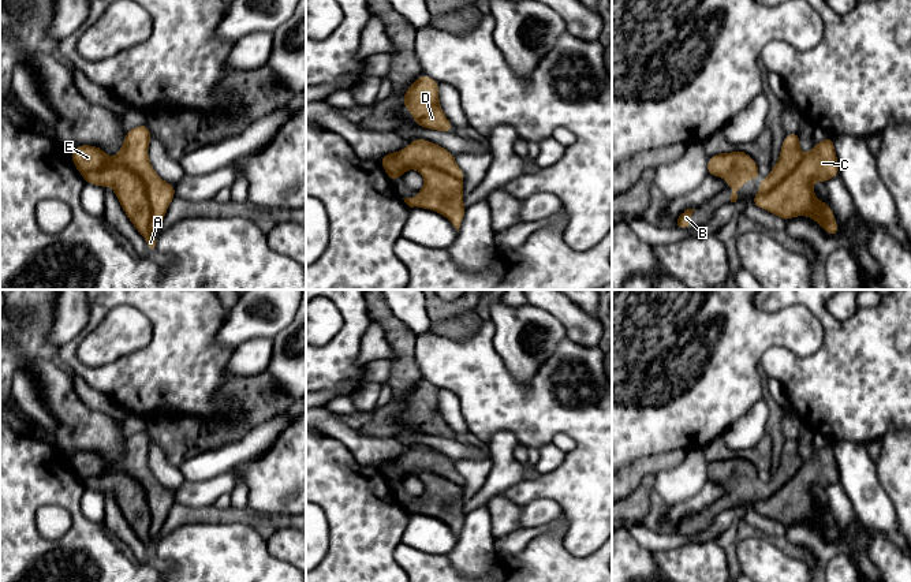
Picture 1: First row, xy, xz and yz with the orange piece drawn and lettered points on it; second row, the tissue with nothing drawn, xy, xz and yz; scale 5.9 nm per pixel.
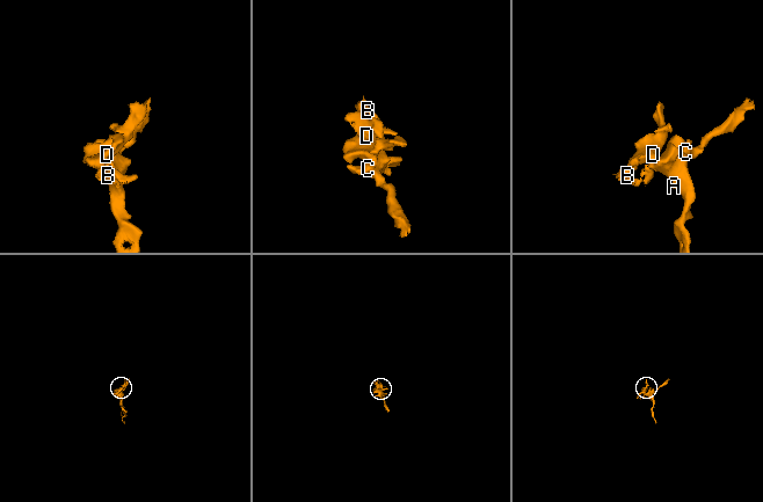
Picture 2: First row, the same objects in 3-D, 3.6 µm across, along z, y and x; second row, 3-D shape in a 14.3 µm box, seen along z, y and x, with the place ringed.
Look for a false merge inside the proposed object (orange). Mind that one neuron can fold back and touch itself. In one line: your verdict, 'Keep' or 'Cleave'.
Cleave

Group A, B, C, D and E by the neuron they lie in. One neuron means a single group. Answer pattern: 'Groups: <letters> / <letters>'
Groups: A C / B D E

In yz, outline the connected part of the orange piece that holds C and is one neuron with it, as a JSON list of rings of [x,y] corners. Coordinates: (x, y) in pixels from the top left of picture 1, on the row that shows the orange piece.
[[[830,135],[822,142],[814,143],[810,153],[804,154],[794,169],[774,189],[759,191],[754,195],[753,204],[783,220],[796,216],[807,216],[815,220],[829,235],[839,235],[835,214],[828,204],[819,201],[813,193],[813,183],[839,176],[839,163]]]

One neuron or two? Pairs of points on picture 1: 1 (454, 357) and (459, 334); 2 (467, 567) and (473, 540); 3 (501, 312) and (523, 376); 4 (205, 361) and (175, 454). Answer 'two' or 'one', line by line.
1: two
2: one
3: one
4: two

